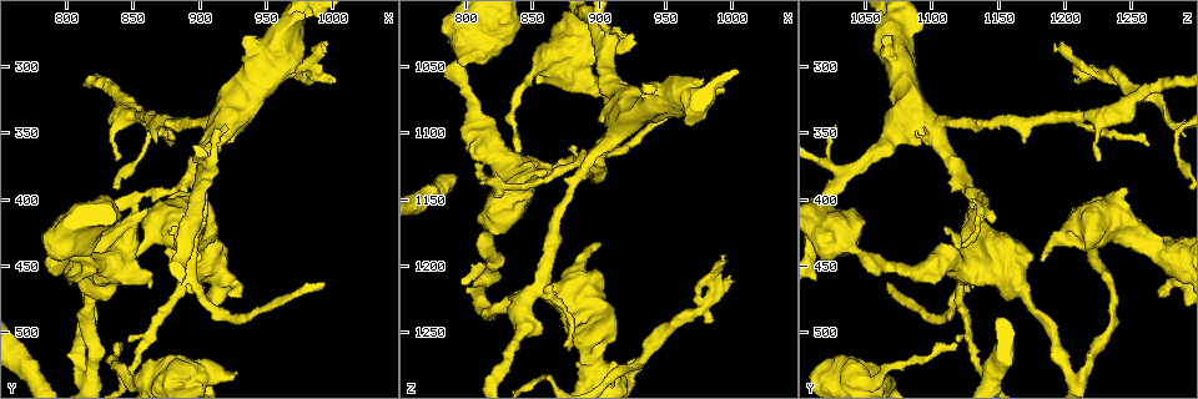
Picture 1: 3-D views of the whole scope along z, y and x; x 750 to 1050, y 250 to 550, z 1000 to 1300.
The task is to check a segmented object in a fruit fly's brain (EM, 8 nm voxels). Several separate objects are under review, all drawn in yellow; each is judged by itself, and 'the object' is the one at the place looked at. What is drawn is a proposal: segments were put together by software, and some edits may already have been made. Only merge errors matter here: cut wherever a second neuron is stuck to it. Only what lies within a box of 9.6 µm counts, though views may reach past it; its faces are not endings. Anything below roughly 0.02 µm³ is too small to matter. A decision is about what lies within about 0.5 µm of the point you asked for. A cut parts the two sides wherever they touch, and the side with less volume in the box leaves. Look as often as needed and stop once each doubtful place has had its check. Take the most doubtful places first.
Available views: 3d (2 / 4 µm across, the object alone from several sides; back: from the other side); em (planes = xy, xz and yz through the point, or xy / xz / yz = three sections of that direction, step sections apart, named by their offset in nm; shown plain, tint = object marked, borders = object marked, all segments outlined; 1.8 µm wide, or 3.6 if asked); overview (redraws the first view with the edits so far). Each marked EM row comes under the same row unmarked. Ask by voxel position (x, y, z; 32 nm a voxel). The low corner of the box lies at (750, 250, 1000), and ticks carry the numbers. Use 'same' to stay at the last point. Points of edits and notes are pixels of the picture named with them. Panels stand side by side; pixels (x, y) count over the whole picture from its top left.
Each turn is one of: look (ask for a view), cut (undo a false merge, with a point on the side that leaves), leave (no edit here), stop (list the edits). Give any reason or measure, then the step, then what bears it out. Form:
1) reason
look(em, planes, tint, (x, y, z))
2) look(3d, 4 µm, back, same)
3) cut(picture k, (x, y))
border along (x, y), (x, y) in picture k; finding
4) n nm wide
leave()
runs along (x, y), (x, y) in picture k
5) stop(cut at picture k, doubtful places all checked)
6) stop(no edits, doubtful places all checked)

sudden change in width
look(3d, 2 µm, (848, 404, 1136))

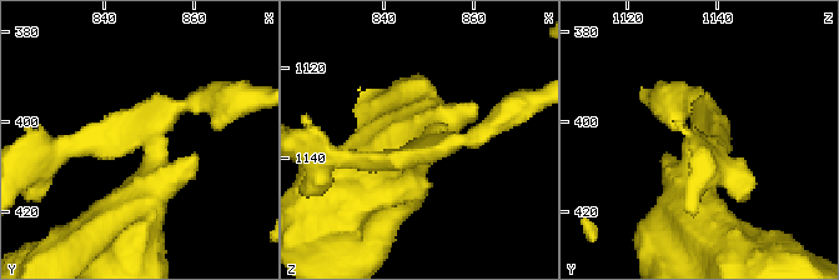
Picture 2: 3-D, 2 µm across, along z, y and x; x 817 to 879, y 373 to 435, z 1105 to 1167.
look(em, xz, step 4, tint, (849, 403, 1136))

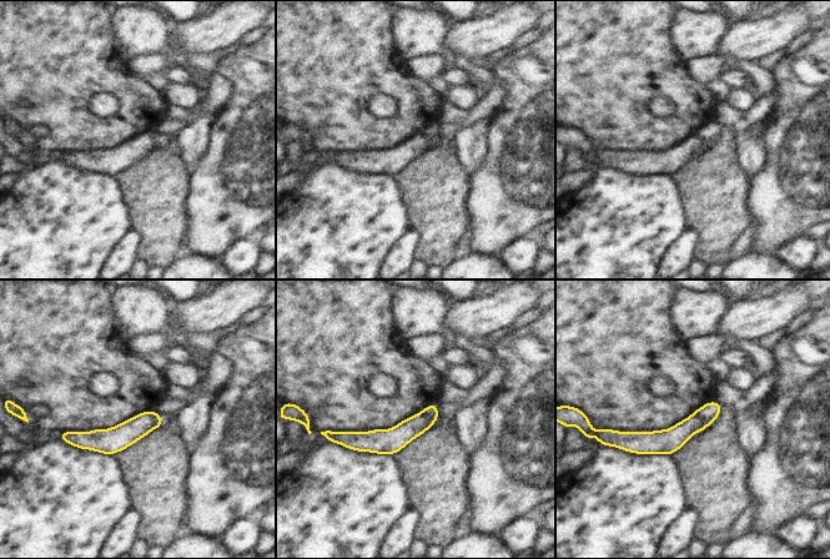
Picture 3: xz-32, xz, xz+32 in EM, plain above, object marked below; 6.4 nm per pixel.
look(em, planes, tint, same)

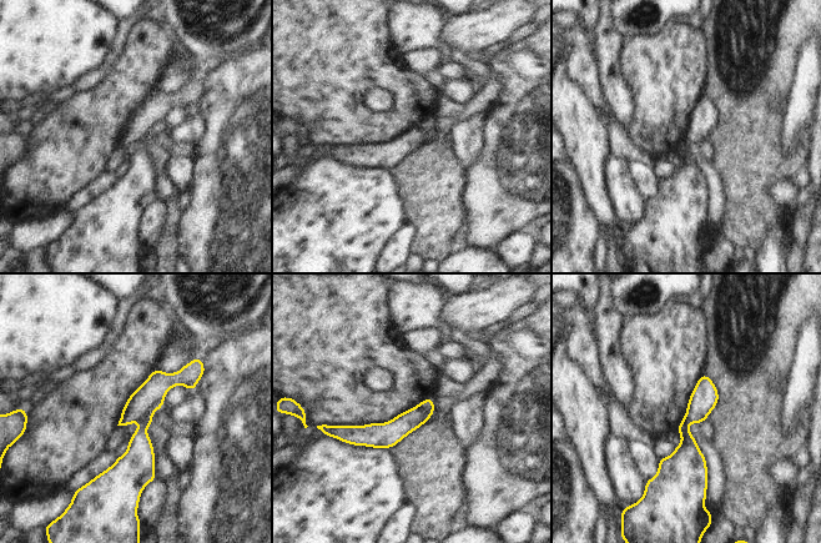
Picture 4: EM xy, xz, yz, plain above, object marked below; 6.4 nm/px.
cut(picture 4, (393, 431))
the part that leaves runs along (427, 413), (389, 433), (340, 432) in picture 4; a second neuron is stuck on

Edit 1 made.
a fork
look(3d, 4 µm, (986, 304, 1218))

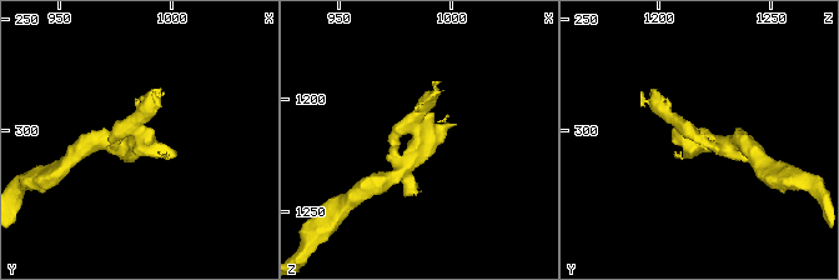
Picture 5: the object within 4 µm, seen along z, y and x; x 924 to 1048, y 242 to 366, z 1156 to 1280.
look(em, planes, tint, (986, 306, 1218))

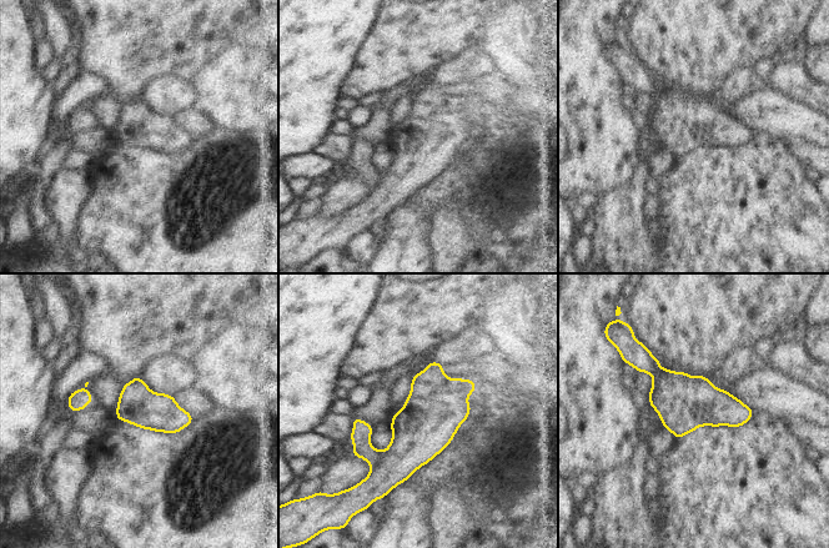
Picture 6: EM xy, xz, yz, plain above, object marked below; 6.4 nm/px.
cut(picture 6, (361, 433))
border along (380, 452), (380, 459), (371, 471) in picture 6; a second neuron is stuck on

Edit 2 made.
stop(cut at picture 4, cut at picture 6, doubtful places all checked)

